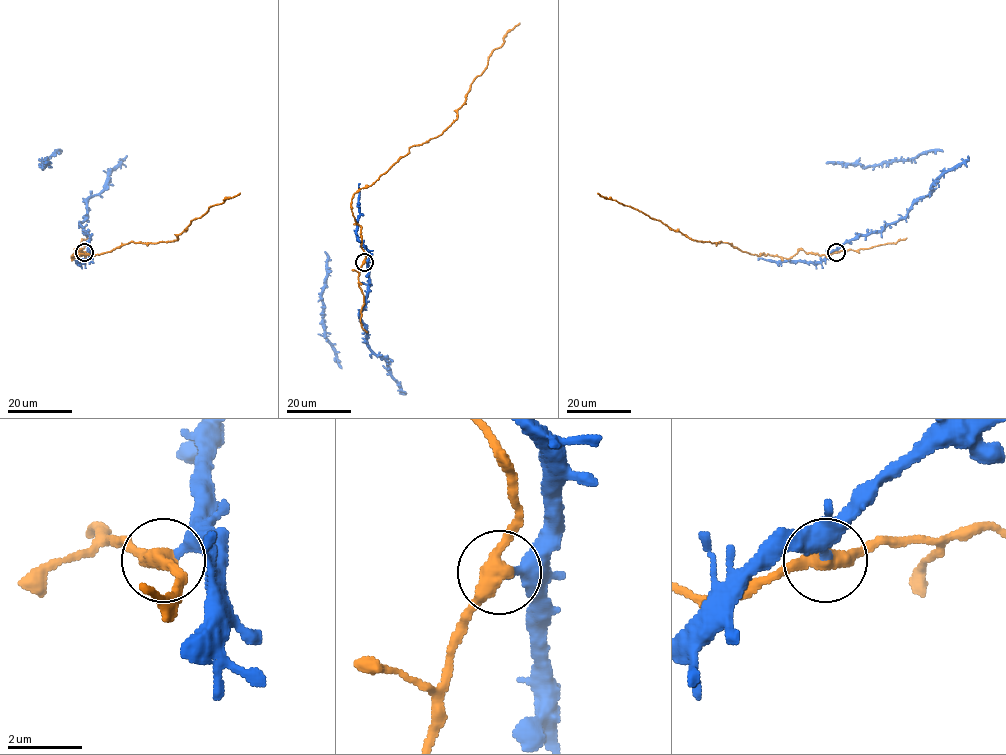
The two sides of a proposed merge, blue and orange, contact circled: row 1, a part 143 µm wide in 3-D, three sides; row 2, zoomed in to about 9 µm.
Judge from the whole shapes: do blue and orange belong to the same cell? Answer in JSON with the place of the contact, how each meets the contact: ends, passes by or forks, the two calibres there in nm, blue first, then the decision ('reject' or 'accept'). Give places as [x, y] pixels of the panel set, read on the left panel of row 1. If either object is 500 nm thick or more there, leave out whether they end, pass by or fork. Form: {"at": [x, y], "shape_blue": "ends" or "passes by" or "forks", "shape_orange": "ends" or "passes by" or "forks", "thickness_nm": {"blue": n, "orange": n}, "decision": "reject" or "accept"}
{"at": [84, 252], "shape_blue": "ends", "shape_orange": "passes by", "thickness_nm": {"blue": 280, "orange": 420}, "decision": "reject"}

